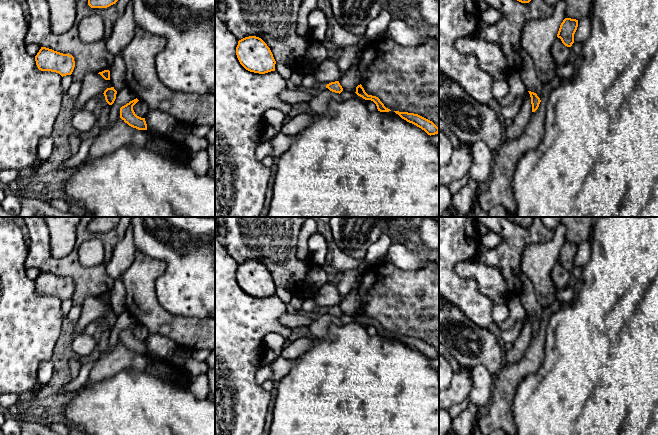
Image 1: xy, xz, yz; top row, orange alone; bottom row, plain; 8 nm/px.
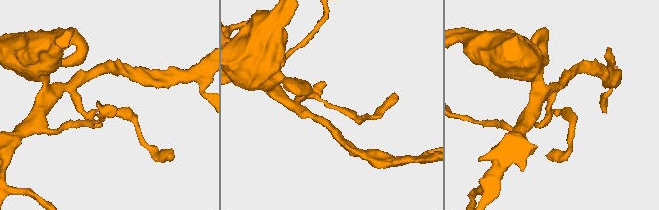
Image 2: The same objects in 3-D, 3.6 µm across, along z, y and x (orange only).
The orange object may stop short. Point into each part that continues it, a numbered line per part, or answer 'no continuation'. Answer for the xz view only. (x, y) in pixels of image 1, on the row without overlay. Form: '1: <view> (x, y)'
no continuation

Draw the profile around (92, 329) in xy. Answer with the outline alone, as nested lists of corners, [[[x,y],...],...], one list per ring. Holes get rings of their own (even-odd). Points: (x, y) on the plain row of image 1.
[[[104,318],[88,324],[84,333],[96,337],[103,328],[108,328],[105,324]]]

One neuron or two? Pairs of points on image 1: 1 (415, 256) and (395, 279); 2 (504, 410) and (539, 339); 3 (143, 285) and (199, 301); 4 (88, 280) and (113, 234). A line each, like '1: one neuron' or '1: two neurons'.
1: two neurons
2: one neuron
3: two neurons
4: one neuron

